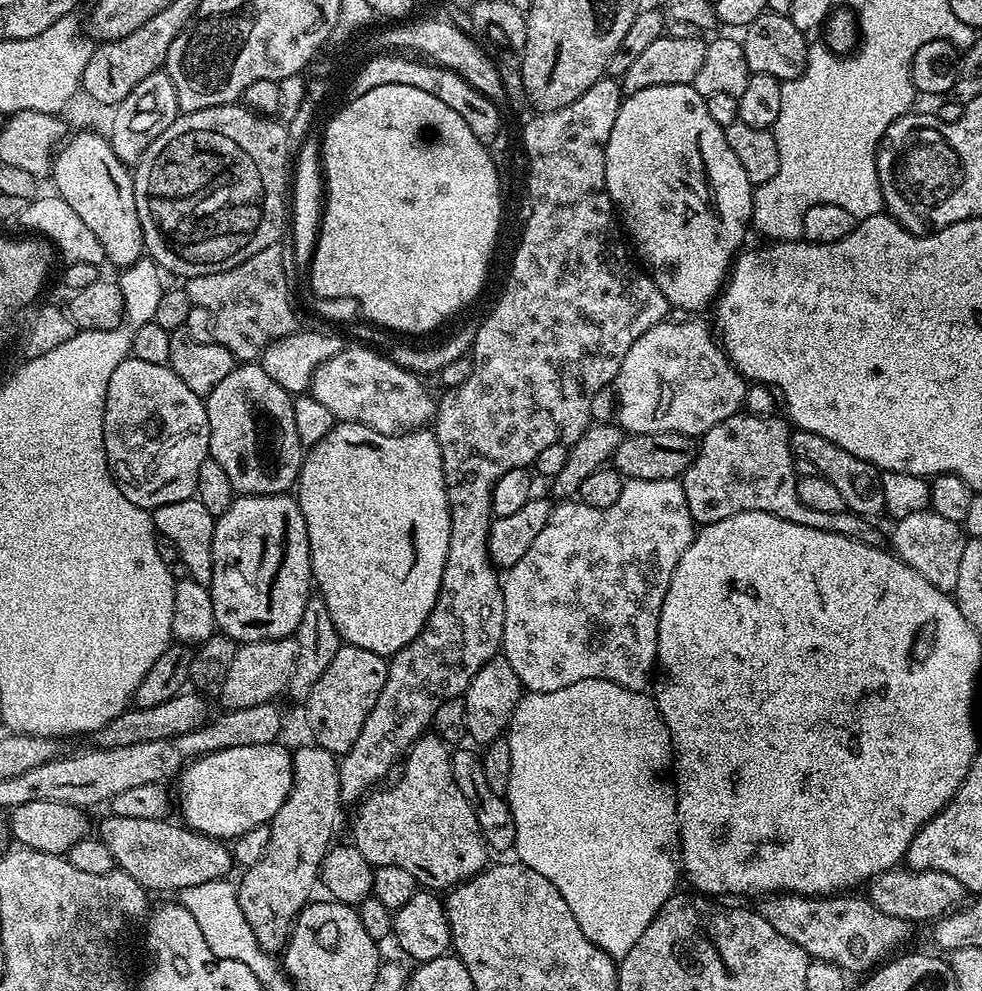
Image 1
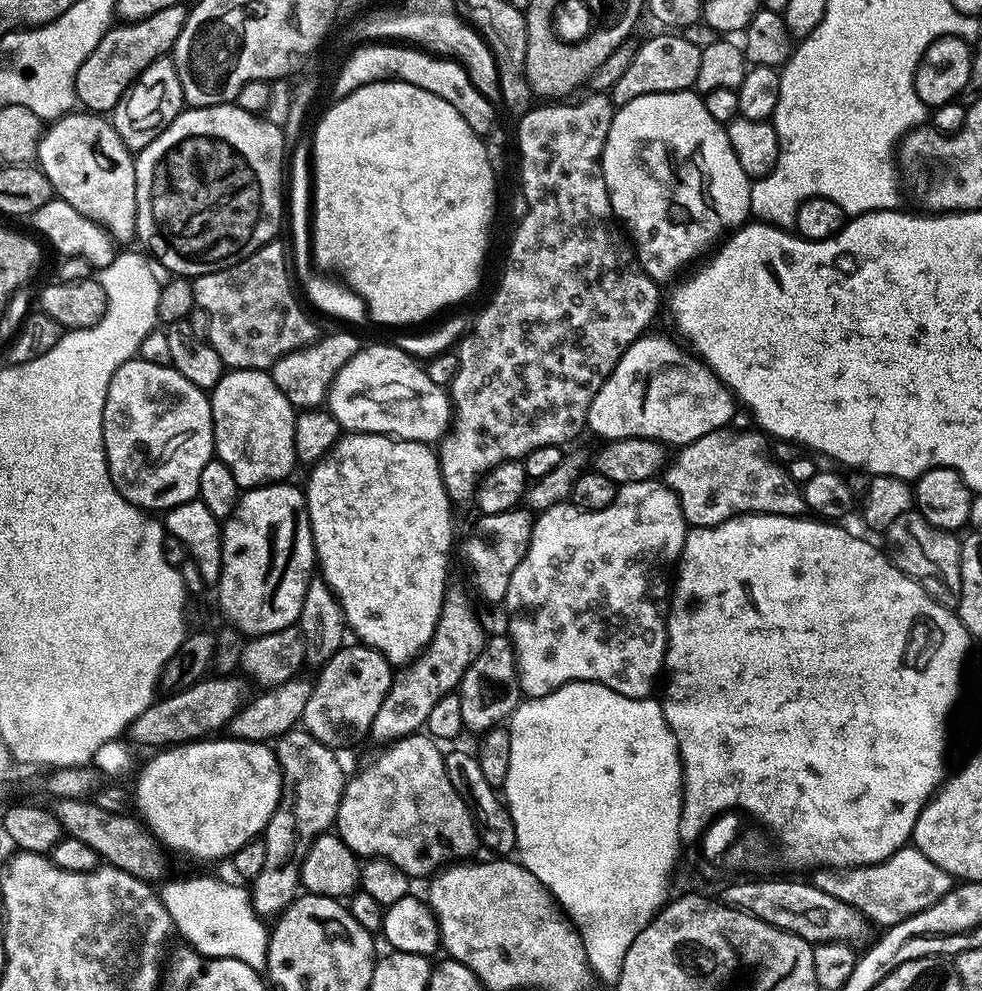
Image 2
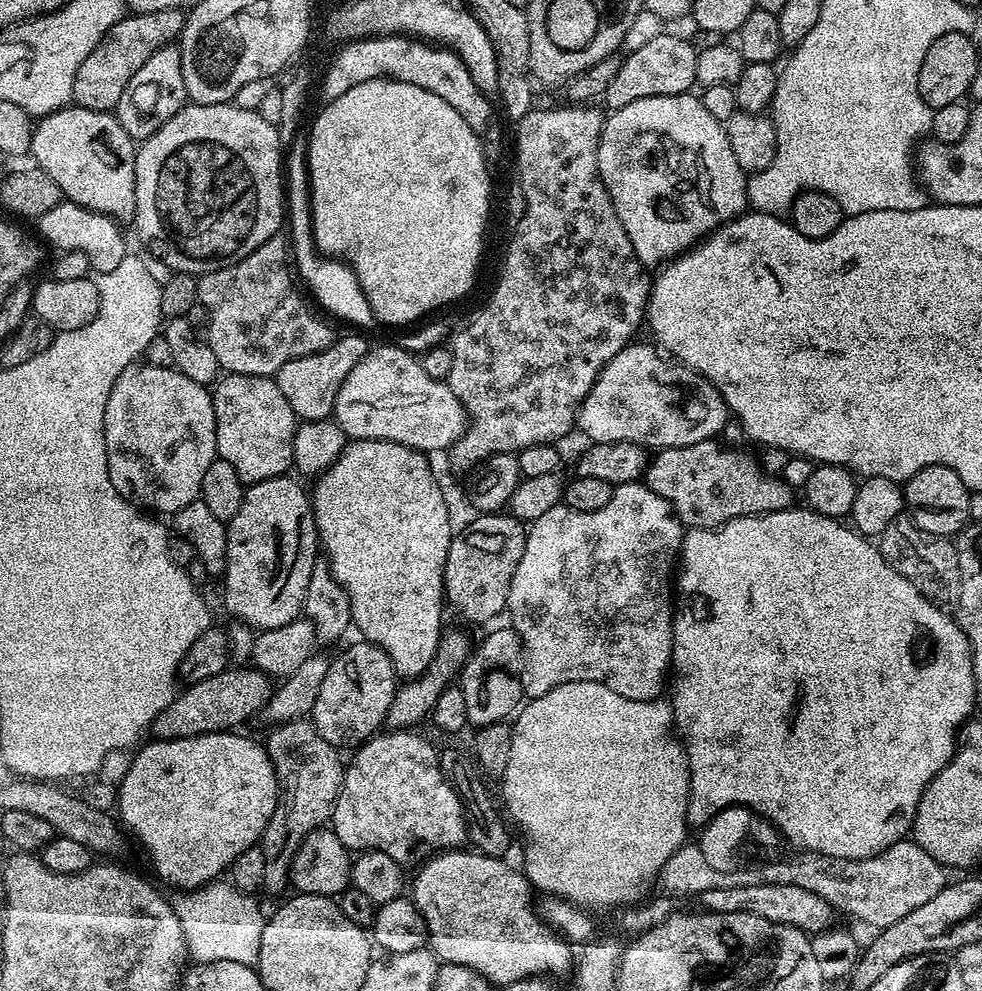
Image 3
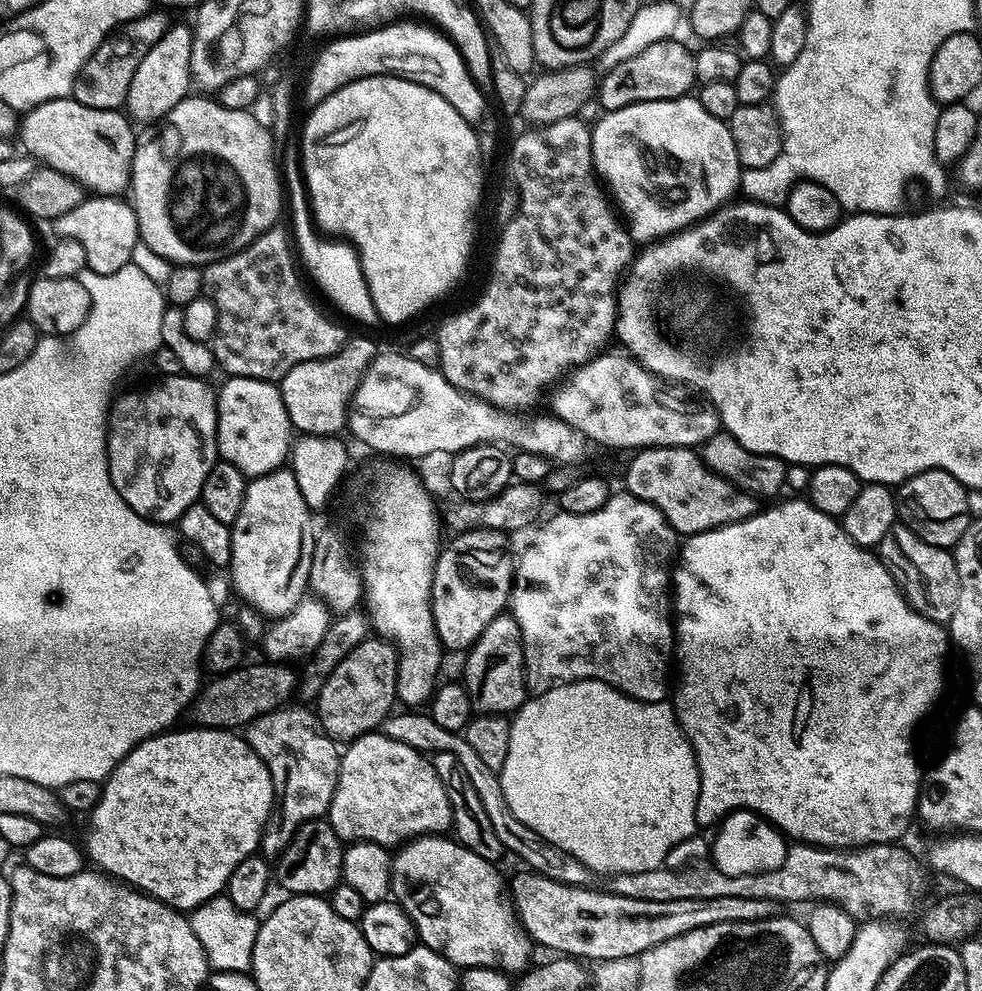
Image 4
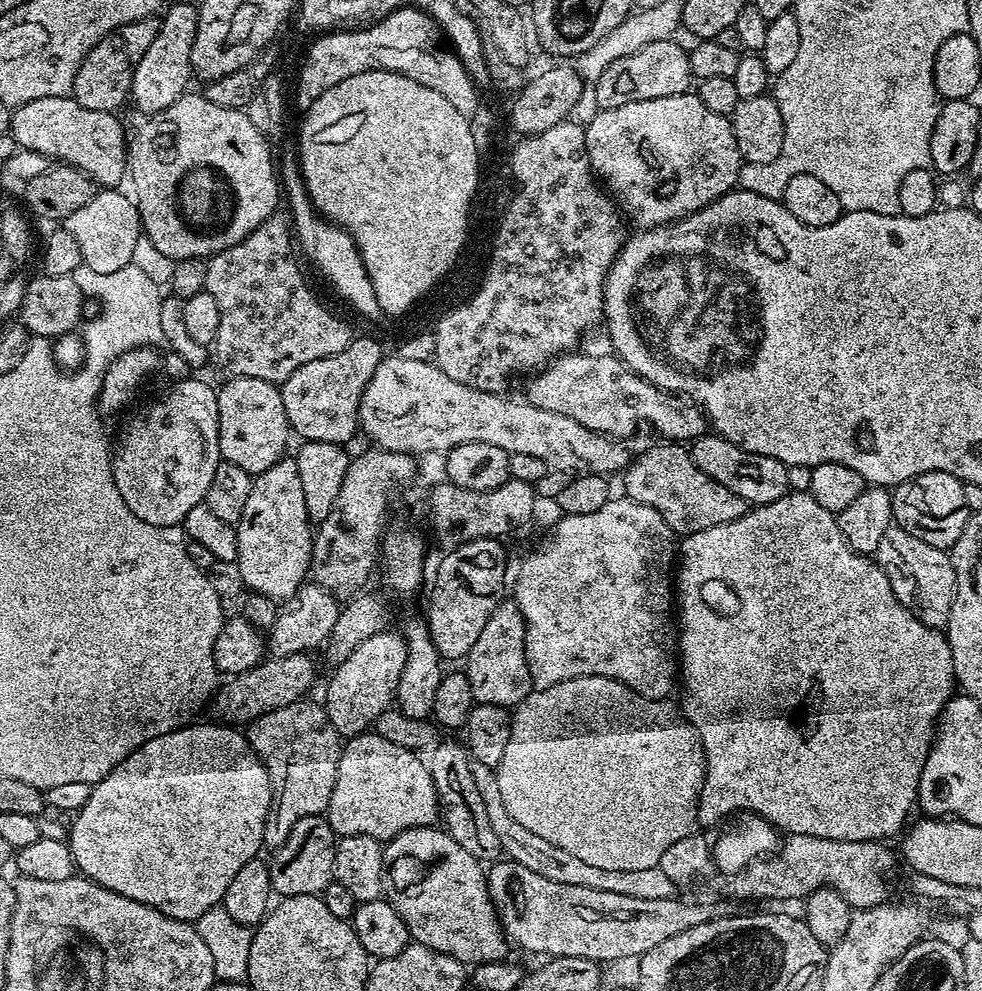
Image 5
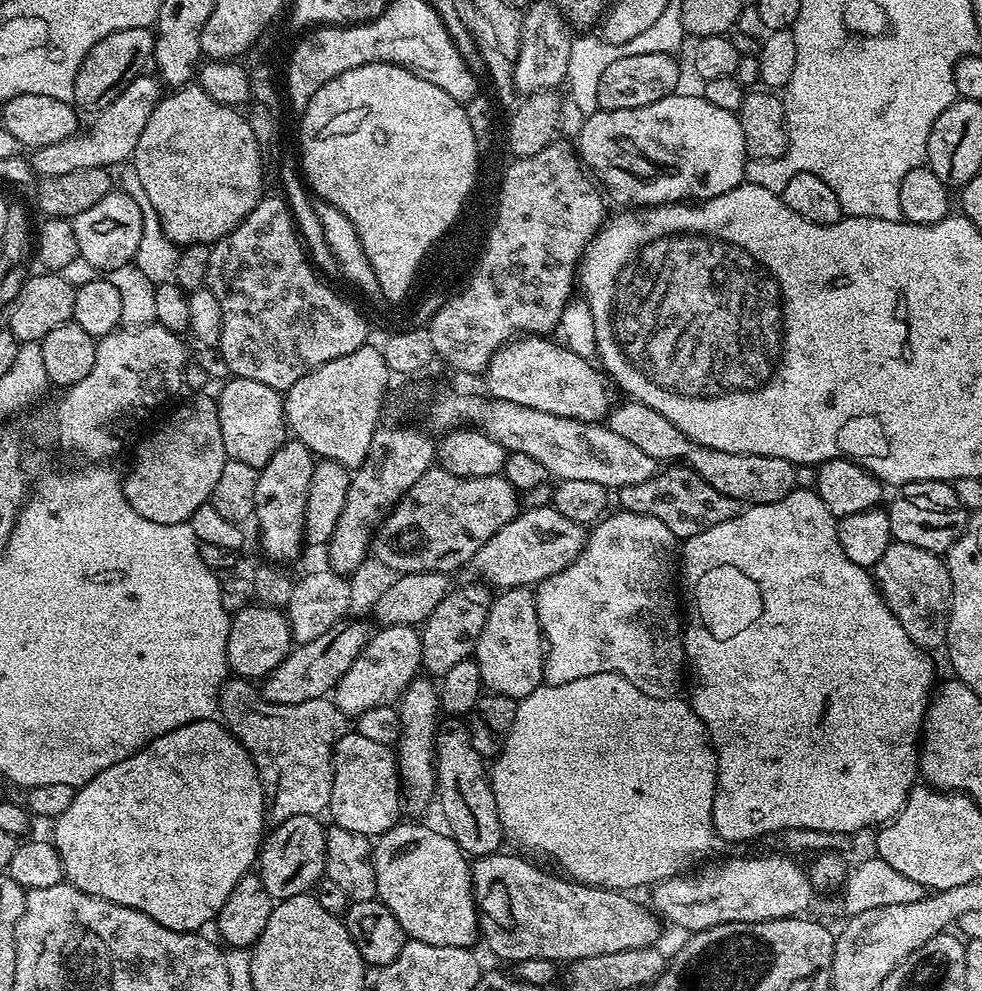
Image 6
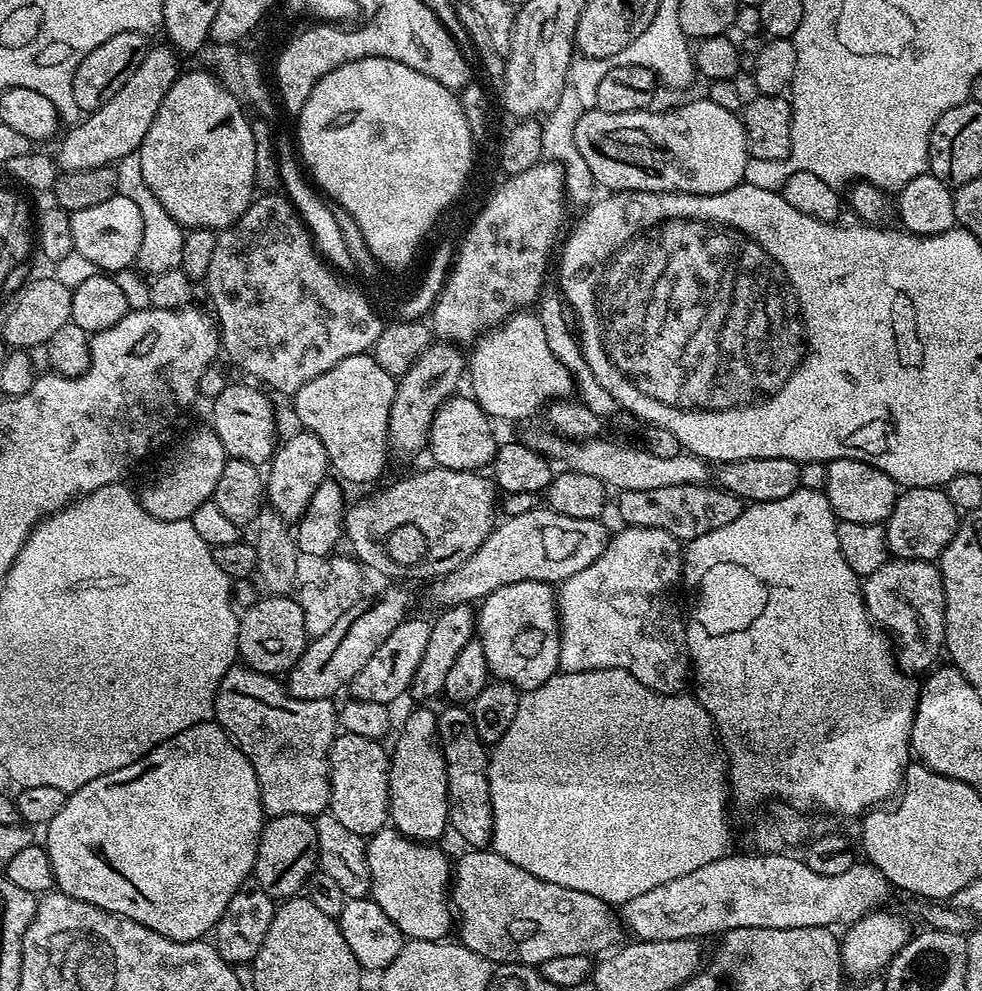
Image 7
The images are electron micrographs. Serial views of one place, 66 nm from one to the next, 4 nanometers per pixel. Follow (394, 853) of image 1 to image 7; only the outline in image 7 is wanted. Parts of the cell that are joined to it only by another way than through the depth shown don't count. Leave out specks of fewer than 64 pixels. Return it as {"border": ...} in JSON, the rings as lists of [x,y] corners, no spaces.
{"border":[[[344,732],[337,735],[328,755],[332,793],[328,799],[330,811],[342,826],[354,830],[362,837],[374,835],[389,823],[388,815],[388,765],[389,753],[378,740],[358,738],[358,734]]]}

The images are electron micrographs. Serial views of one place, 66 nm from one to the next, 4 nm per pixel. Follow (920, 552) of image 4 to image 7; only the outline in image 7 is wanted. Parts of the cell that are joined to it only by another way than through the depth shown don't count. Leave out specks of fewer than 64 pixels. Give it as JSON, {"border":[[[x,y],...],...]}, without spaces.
{"border":[[[890,558],[874,574],[863,577],[862,591],[869,617],[890,637],[901,670],[927,673],[945,647],[946,594],[939,567],[931,560]]]}

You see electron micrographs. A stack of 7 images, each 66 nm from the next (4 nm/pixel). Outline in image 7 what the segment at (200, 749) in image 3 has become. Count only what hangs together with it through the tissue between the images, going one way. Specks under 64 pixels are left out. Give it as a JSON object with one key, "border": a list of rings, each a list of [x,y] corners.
{"border":[[[205,722],[190,726],[190,730],[182,730],[182,734],[174,734],[166,742],[162,742],[154,750],[150,750],[130,766],[122,766],[122,770],[114,770],[110,774],[102,774],[102,778],[94,778],[86,782],[78,791],[71,793],[68,800],[58,810],[57,816],[46,825],[48,837],[42,840],[43,847],[48,849],[50,866],[54,870],[55,887],[66,895],[92,903],[104,911],[125,916],[166,938],[177,942],[205,939],[215,929],[216,923],[222,918],[226,906],[230,906],[230,898],[253,875],[258,854],[260,832],[266,823],[266,813],[260,801],[258,778],[254,774],[252,762],[242,754],[240,747],[232,741],[231,736],[215,722]]]}

